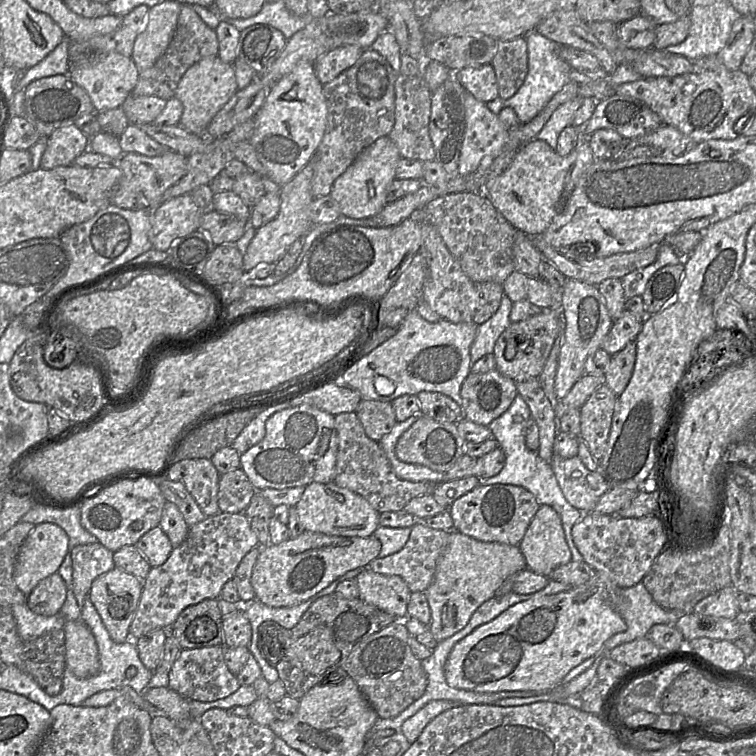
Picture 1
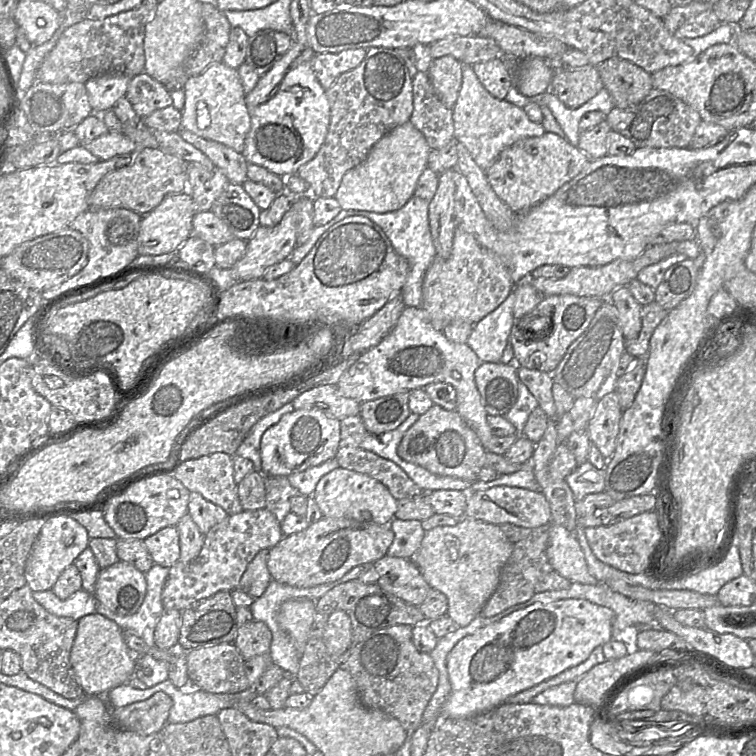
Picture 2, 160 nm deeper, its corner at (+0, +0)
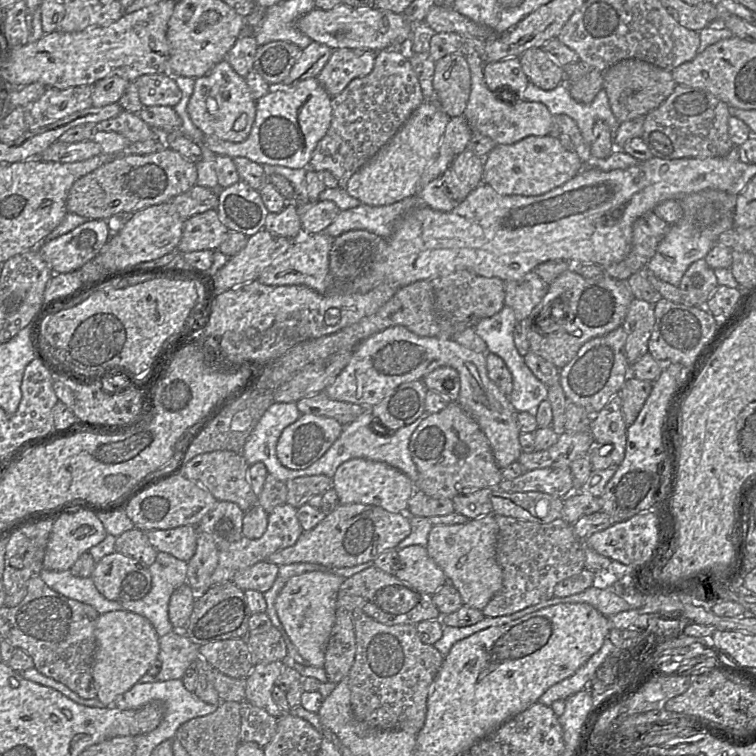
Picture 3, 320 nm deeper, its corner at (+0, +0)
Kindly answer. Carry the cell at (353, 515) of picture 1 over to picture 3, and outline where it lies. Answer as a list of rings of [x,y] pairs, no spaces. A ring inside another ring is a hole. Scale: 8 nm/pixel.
[[[354,458],[341,464],[332,477],[340,505],[378,506],[391,513],[406,514],[408,502],[415,492],[415,483],[402,471],[384,462]]]

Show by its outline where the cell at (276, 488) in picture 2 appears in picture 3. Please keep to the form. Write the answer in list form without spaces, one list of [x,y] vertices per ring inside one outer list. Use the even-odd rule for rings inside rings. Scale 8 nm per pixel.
[[[312,475],[297,477],[285,482],[287,487],[286,503],[295,508],[299,508],[317,494],[333,488],[332,478],[325,475]]]

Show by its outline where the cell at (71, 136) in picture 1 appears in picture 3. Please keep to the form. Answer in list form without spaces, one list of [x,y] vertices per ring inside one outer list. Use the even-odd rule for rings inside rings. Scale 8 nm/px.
[[[124,110],[118,116],[96,124],[95,131],[117,132],[125,136],[131,143],[157,136],[156,130],[144,122],[138,114]]]

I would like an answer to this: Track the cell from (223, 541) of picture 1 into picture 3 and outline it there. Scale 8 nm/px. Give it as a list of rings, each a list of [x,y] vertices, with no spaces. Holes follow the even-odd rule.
[[[288,503],[274,507],[268,513],[267,529],[260,538],[242,537],[238,541],[230,543],[227,547],[219,547],[219,559],[210,577],[210,586],[233,581],[237,572],[266,560],[269,555],[295,544],[303,532],[304,530],[297,517],[297,508]]]

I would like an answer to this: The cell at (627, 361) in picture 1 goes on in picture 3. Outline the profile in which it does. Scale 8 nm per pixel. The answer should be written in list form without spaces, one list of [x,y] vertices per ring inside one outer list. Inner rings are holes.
[[[631,375],[626,379],[618,394],[622,399],[623,419],[627,428],[635,422],[651,390],[652,382]]]

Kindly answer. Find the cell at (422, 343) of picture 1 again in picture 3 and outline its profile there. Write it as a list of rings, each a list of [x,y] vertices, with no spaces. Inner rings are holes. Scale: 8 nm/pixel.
[[[403,326],[389,327],[360,343],[354,350],[347,366],[337,376],[335,381],[325,389],[325,393],[333,400],[350,402],[365,407],[372,407],[380,403],[387,395],[403,383],[422,380],[426,375],[439,367],[454,368],[460,377],[460,392],[457,402],[462,409],[472,416],[486,435],[496,464],[500,469],[516,462],[523,453],[519,443],[520,429],[518,413],[500,389],[488,376],[486,354],[472,351],[452,338],[421,337]]]

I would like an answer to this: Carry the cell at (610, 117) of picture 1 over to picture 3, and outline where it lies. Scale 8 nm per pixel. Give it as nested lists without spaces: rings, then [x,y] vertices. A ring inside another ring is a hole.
[[[677,84],[673,93],[660,106],[644,116],[641,139],[654,157],[662,159],[722,157],[734,147],[729,136],[730,116],[730,107],[709,91]]]

